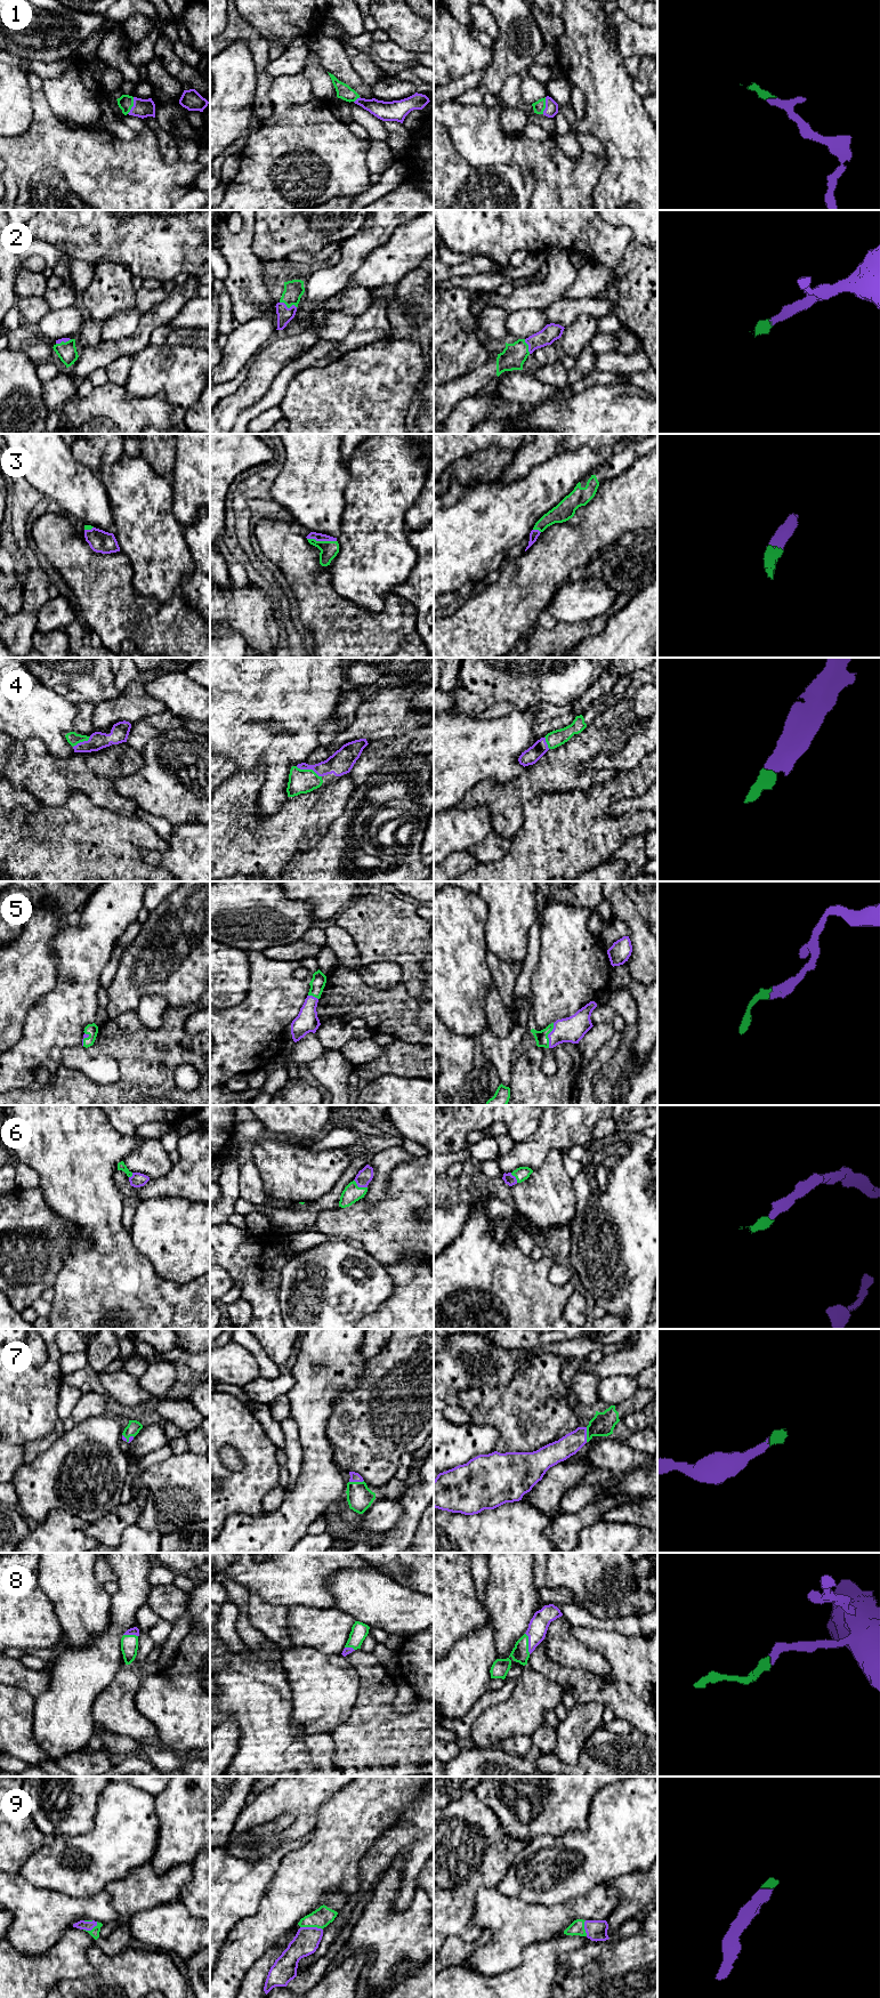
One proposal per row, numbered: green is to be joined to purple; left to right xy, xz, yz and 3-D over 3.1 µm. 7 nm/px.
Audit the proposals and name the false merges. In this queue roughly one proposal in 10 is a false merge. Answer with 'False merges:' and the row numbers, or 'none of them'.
False merges: none of them

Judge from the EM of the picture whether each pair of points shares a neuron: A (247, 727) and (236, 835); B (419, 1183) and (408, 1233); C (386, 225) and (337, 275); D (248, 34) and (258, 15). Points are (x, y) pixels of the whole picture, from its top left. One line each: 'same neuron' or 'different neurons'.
A: different neurons
B: same neuron
C: same neuron
D: different neurons

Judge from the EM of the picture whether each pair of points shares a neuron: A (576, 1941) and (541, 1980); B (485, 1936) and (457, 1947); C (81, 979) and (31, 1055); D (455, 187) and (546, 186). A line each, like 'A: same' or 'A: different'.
A: same
B: same
C: same
D: different

